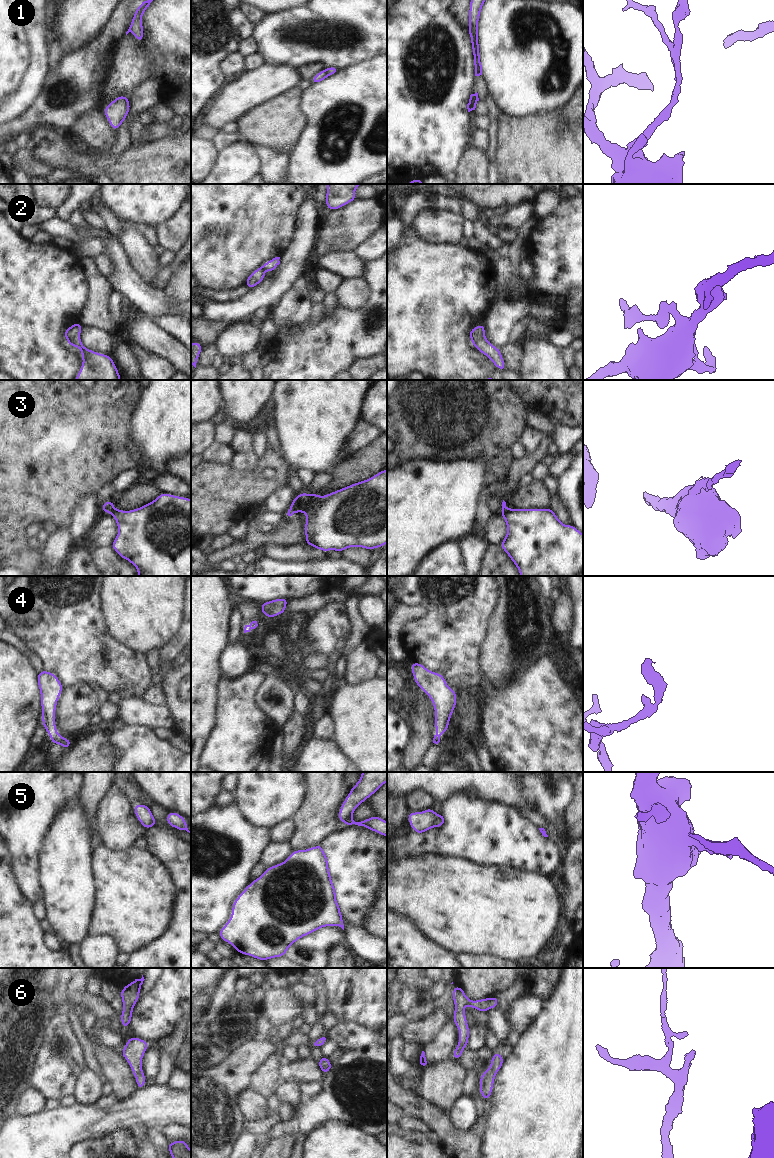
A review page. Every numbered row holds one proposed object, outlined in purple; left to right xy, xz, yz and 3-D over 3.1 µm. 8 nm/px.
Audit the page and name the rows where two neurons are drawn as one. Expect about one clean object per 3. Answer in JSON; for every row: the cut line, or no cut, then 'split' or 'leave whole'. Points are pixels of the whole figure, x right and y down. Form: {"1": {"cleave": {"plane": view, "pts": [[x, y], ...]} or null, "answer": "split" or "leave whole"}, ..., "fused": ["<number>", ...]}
{"1": {"cleave": {"plane": "xz", "pts": [[324, 69], [328, 75]]}, "answer": "split"}, "2": {"cleave": {"plane": "xz", "pts": [[260, 267], [263, 271]]}, "answer": "split"}, "3": {"cleave": {"plane": "xz", "pts": [[308, 495], [299, 510]]}, "answer": "split"}, "4": {"cleave": null, "answer": "leave whole"}, "5": {"cleave": {"plane": "yz", "pts": [[443, 815], [437, 818], [433, 826]]}, "answer": "split"}, "6": {"cleave": null, "answer": "leave whole"}, "fused": ["1", "2", "3", "5"]}

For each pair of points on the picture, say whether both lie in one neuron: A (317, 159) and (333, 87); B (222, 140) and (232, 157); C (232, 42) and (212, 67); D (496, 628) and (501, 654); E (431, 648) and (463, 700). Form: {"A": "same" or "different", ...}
{"A": "same", "B": "different", "C": "same", "D": "same", "E": "different"}

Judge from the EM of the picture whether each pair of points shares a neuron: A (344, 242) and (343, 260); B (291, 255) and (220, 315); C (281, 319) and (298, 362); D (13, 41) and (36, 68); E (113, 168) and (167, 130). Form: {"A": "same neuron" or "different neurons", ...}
{"A": "different neurons", "B": "same neuron", "C": "different neurons", "D": "different neurons", "E": "different neurons"}

